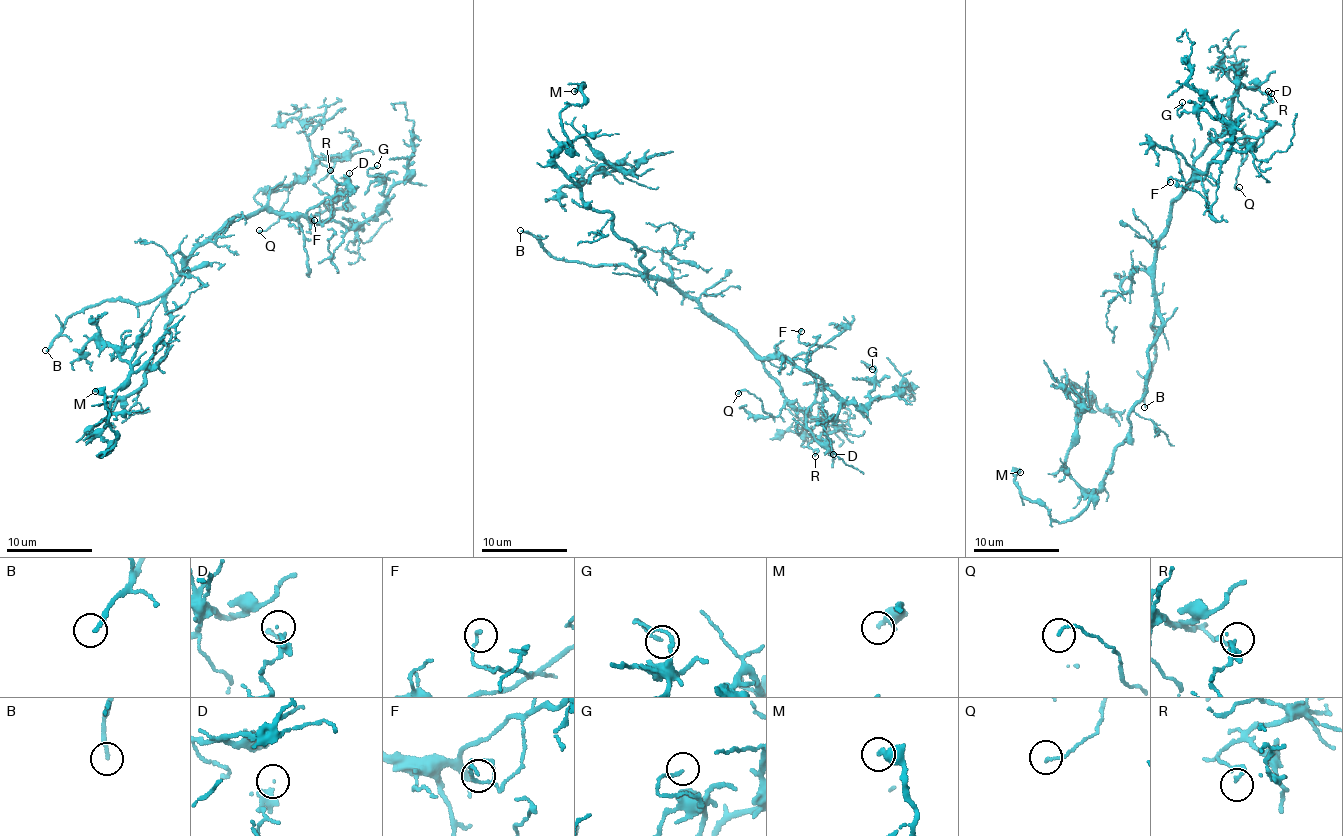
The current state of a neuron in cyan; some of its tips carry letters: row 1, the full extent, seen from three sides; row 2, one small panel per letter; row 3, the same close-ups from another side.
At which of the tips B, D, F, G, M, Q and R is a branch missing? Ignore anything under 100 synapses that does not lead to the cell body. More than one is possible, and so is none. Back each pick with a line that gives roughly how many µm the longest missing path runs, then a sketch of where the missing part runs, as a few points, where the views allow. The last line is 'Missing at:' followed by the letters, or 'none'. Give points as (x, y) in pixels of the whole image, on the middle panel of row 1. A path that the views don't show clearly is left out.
B: Missing length about 40 µm
Missing at: B

